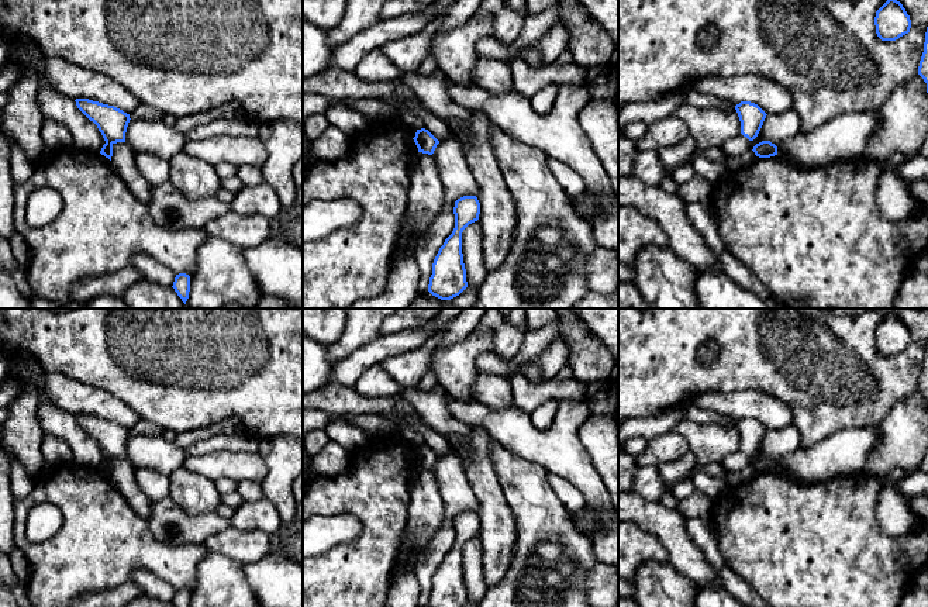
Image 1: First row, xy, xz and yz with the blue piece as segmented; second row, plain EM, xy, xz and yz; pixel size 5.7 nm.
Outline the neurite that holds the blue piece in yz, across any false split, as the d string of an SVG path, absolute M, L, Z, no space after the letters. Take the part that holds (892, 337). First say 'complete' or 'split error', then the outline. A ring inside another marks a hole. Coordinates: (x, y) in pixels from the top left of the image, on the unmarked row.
complete; M889 314L876 327L874 341L882 356L896 356L910 348L911 335L900 317Z

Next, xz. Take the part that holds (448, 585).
complete; M463 511L455 517L455 544L439 563L429 593L428 607L463 607L468 603L462 569L463 545L479 535L480 518L476 511Z

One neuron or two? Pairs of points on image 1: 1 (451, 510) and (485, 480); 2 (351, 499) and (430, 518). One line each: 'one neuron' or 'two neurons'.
1: two neurons
2: two neurons

